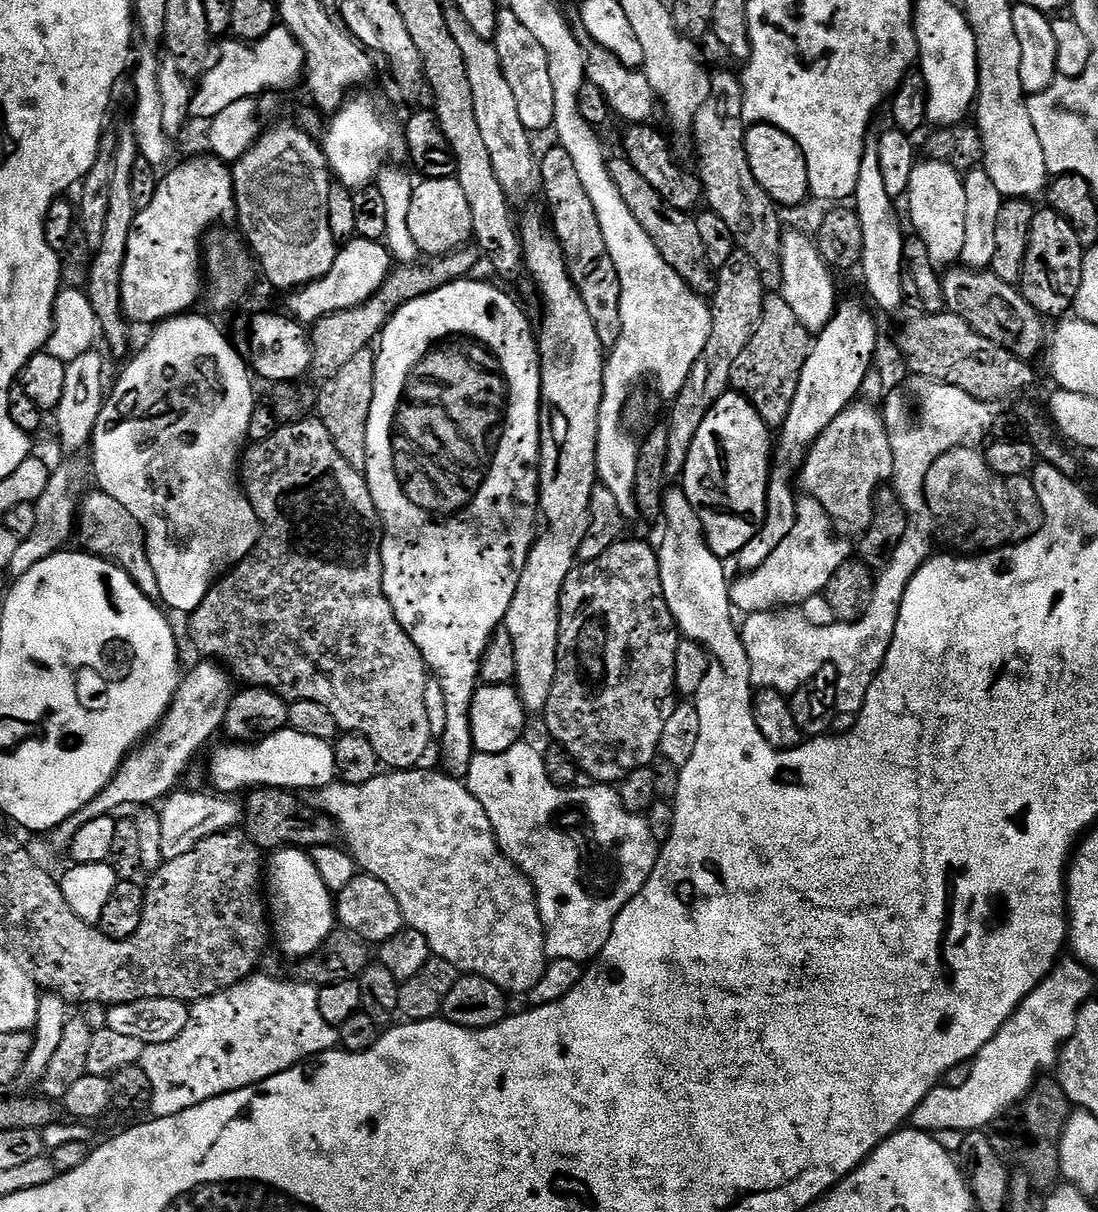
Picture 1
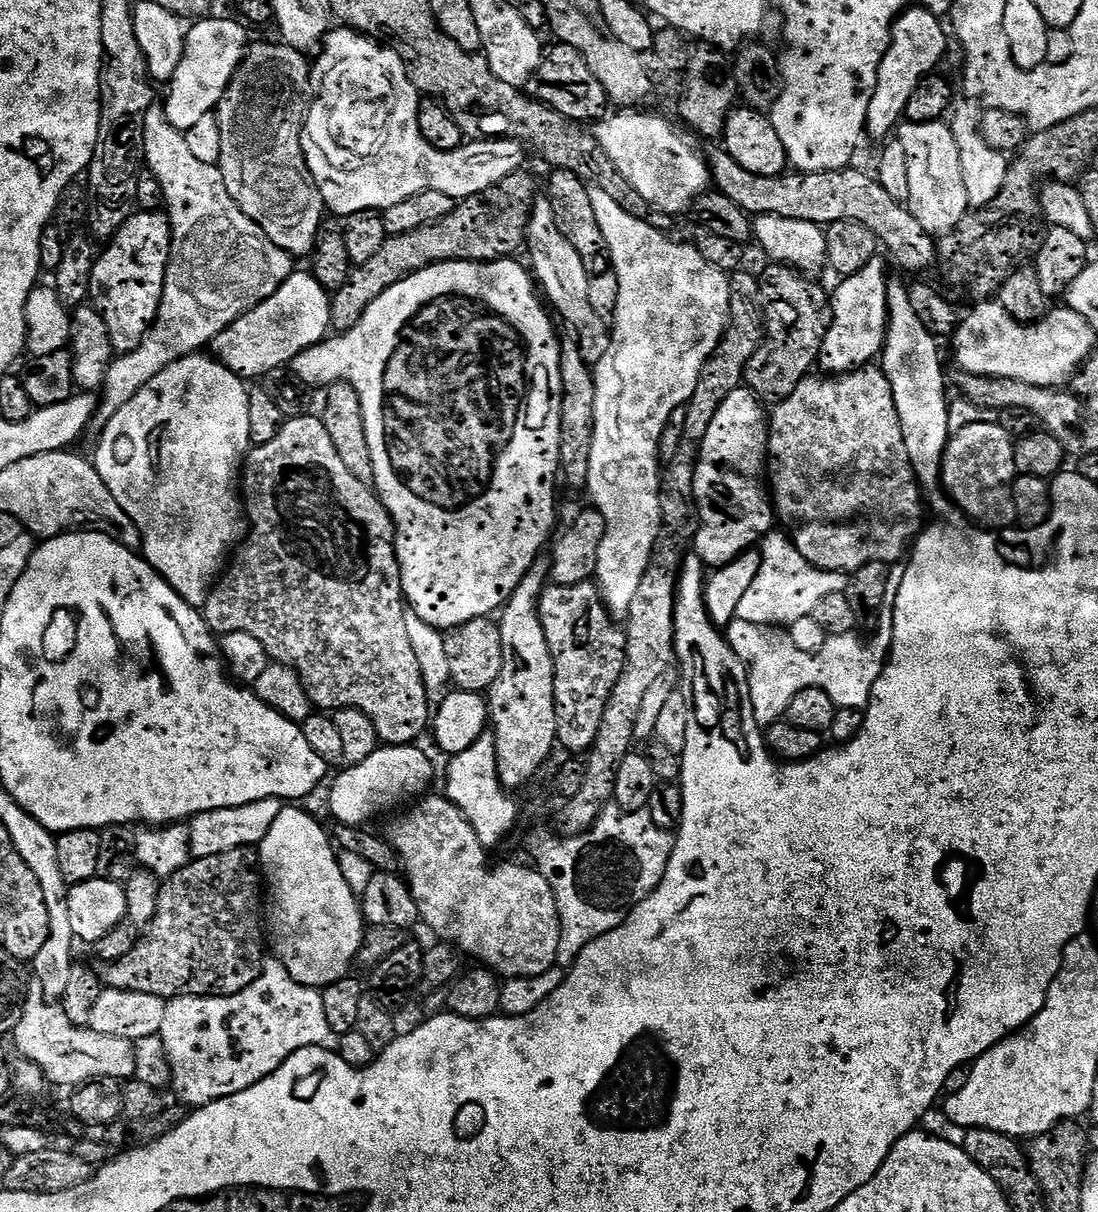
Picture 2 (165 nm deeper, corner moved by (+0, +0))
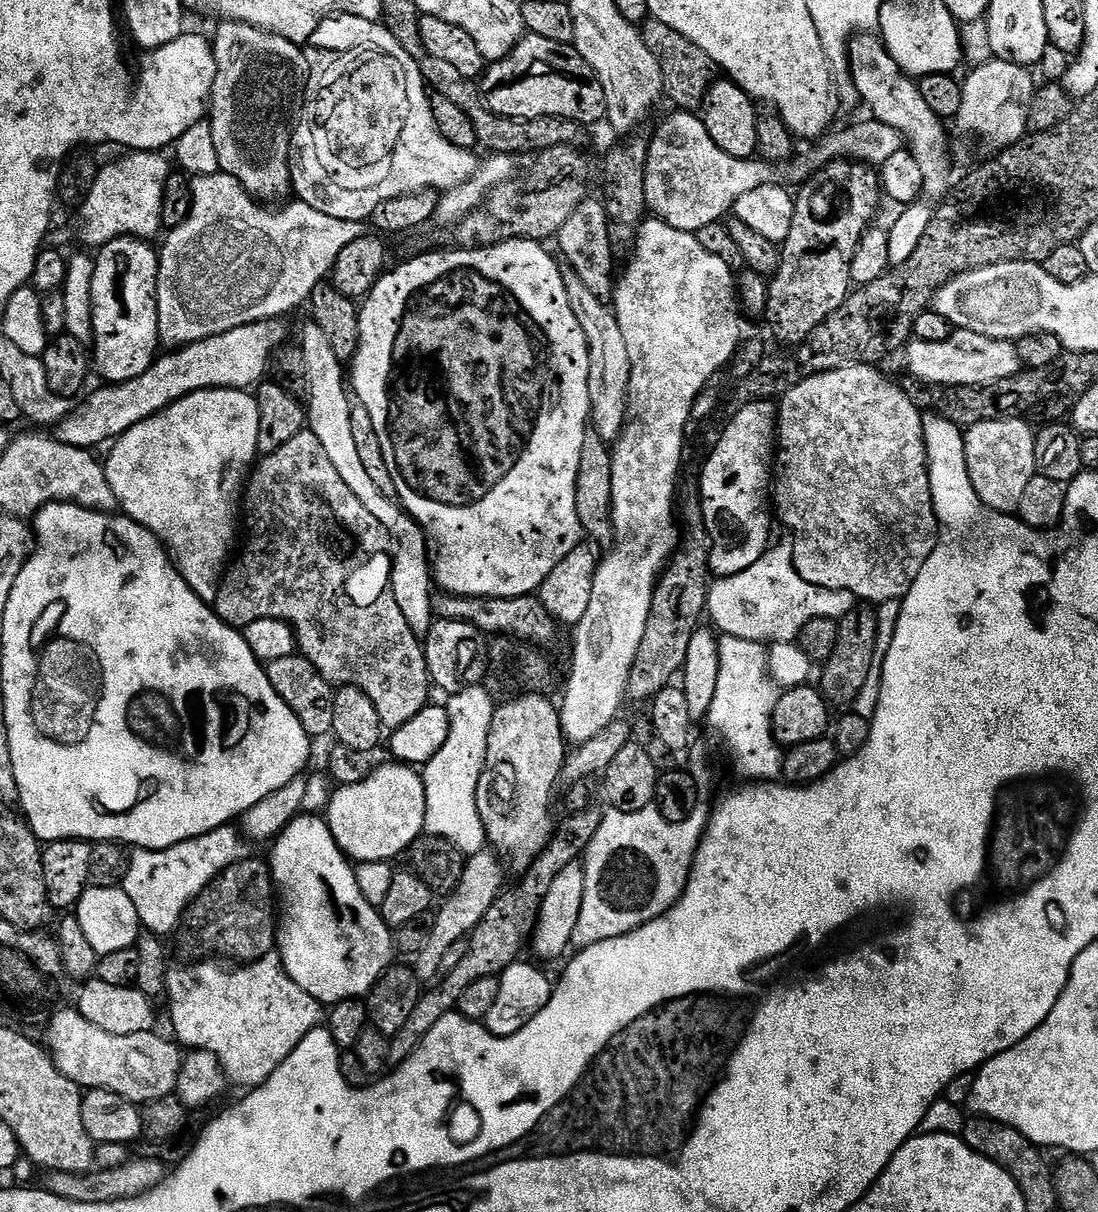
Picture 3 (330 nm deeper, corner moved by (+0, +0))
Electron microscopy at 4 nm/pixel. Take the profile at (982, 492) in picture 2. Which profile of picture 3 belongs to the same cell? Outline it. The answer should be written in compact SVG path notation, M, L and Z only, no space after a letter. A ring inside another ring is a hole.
M1017 418L978 422L964 432L966 470L970 470L970 482L974 482L978 498L982 498L982 502L990 506L993 513L1019 513L1022 494L1030 478L1038 475L1034 462L1036 432L1028 429L1026 421L1027 419Z

